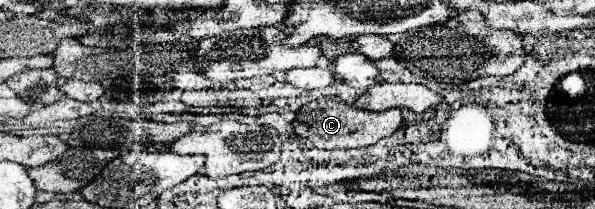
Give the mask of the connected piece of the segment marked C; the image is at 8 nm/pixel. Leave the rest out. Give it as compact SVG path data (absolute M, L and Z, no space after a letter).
M327 96L323 100L315 100L305 104L293 122L295 134L309 138L313 146L325 148L325 150L347 150L347 148L363 148L379 142L381 138L391 136L403 122L401 110L391 108L385 112L369 112L369 110L357 110L349 104L343 104L335 96Z

